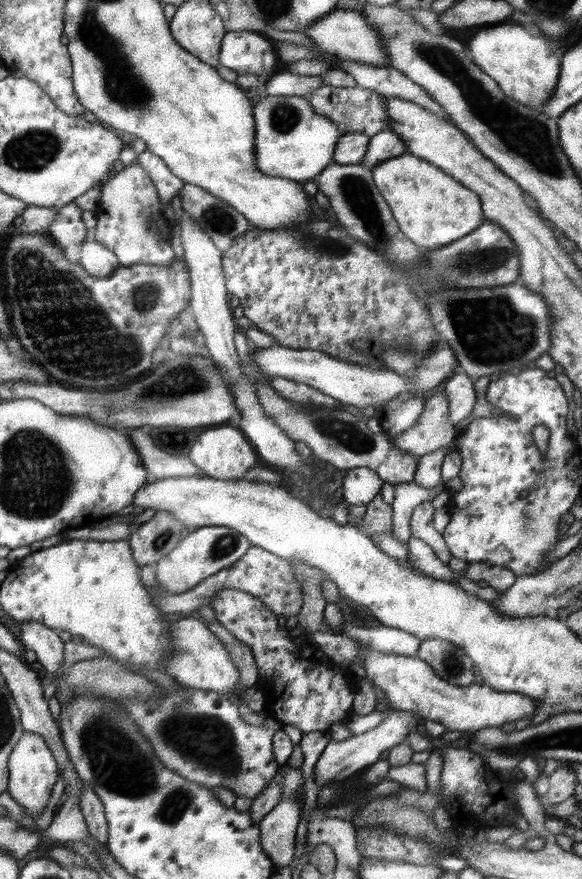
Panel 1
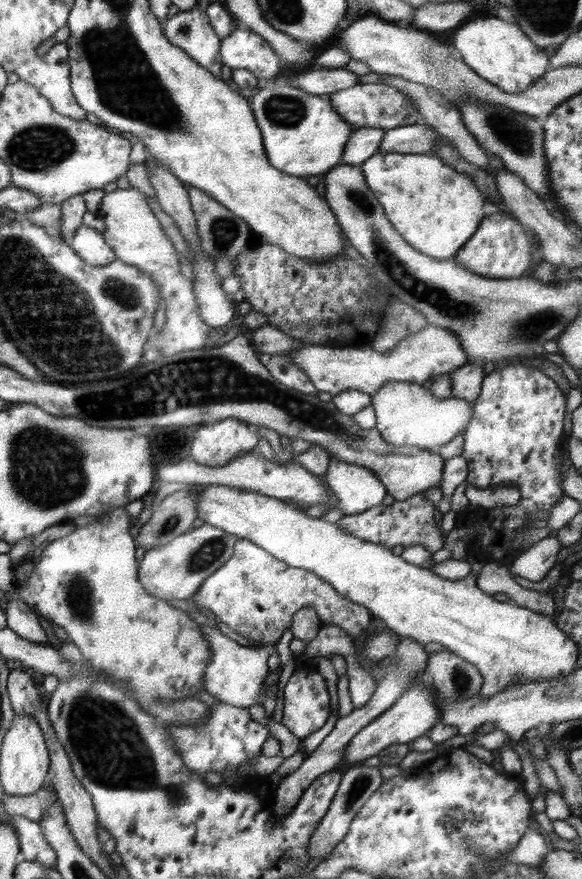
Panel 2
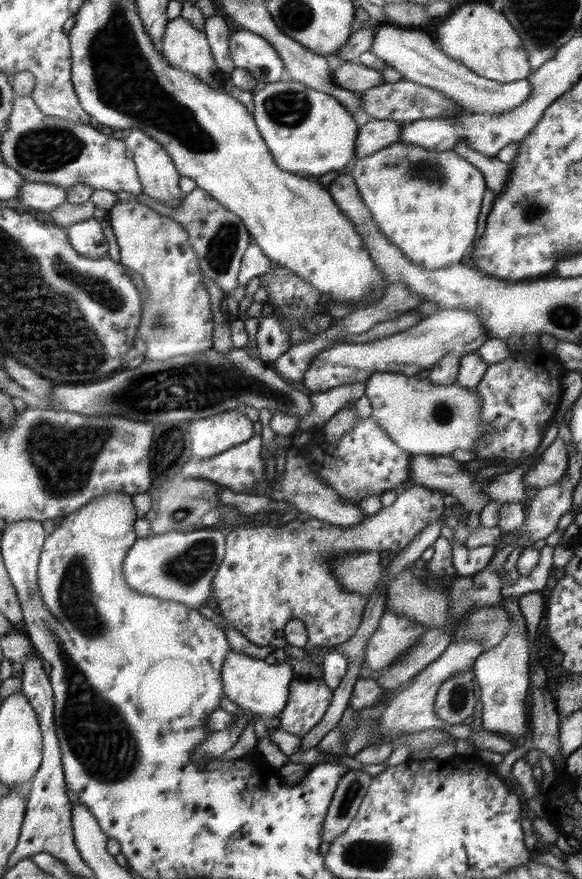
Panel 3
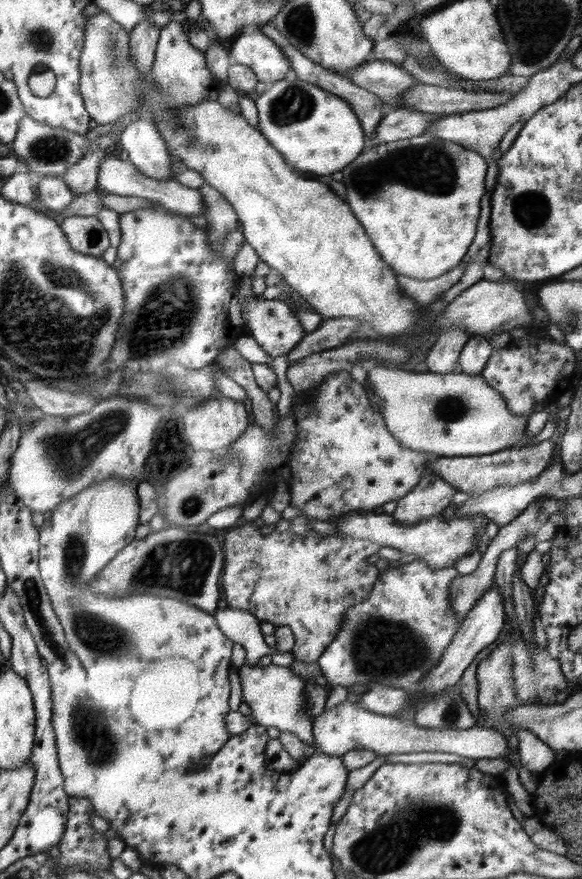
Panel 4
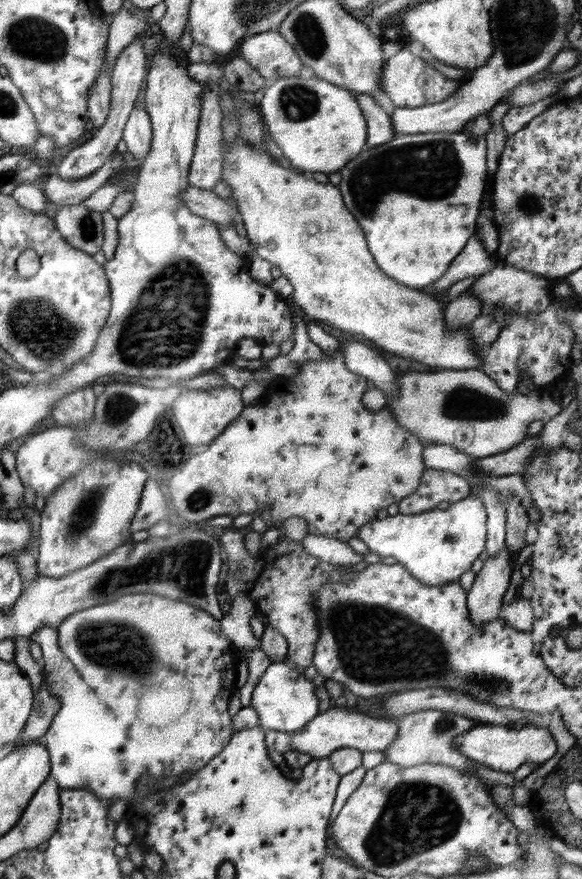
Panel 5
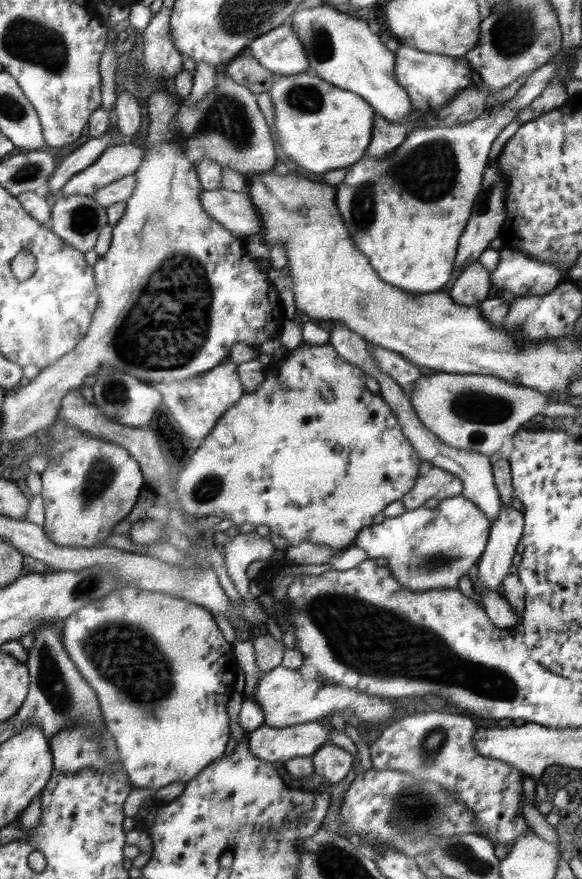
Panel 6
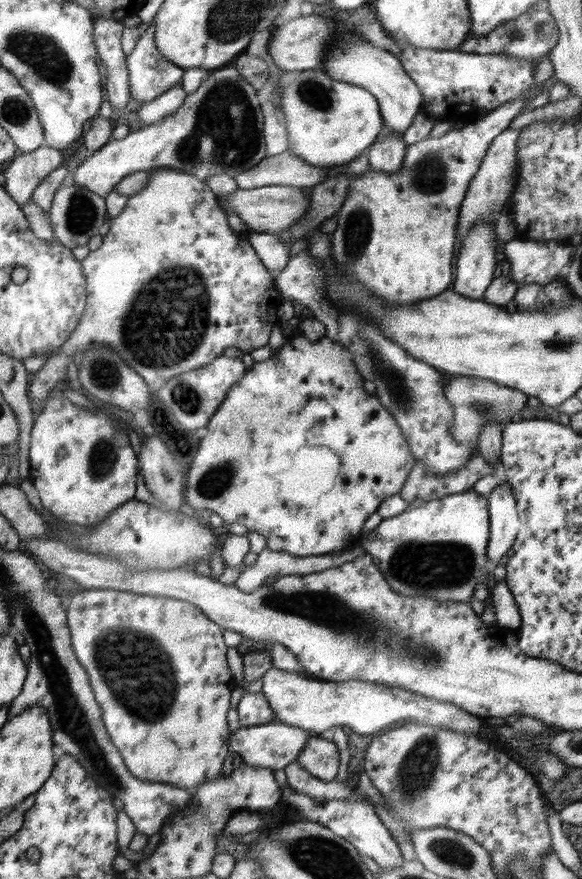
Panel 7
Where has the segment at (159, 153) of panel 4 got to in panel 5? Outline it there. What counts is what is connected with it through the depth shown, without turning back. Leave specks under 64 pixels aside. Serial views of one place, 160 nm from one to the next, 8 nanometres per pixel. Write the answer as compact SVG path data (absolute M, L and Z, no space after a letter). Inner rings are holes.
M135 108L126 121L122 140L136 162L142 163L149 153L152 133L150 115L145 110Z

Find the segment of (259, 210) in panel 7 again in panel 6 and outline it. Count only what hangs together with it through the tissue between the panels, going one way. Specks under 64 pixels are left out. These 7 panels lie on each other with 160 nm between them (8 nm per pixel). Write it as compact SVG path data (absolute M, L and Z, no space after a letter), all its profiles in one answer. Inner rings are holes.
M216 189L202 191L199 199L203 209L214 219L217 220L226 230L232 233L232 236L245 239L251 234L261 234L262 219L261 214L255 210L255 206L251 203L251 198L247 191L234 192L230 190Z

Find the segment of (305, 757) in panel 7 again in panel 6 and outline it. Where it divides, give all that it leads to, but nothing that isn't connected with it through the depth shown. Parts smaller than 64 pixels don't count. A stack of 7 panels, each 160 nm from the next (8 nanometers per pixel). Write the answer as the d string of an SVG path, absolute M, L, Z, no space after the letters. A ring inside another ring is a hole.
M324 743L312 756L313 770L329 783L340 782L351 769L353 756L338 745Z

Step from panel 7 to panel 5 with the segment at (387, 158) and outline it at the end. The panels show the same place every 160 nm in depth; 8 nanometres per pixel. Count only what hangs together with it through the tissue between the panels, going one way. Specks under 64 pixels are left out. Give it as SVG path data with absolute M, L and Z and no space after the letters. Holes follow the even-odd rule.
M355 93L355 97L367 122L367 148L390 142L394 136L391 116L376 103L373 96Z

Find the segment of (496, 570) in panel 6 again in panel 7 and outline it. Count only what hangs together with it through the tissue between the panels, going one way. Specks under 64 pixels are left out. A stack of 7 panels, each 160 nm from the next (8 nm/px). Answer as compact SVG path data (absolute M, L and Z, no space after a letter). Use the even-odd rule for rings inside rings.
M508 481L495 488L487 501L489 510L489 541L487 557L498 565L500 558L512 548L517 537L521 520L518 514L516 499Z

